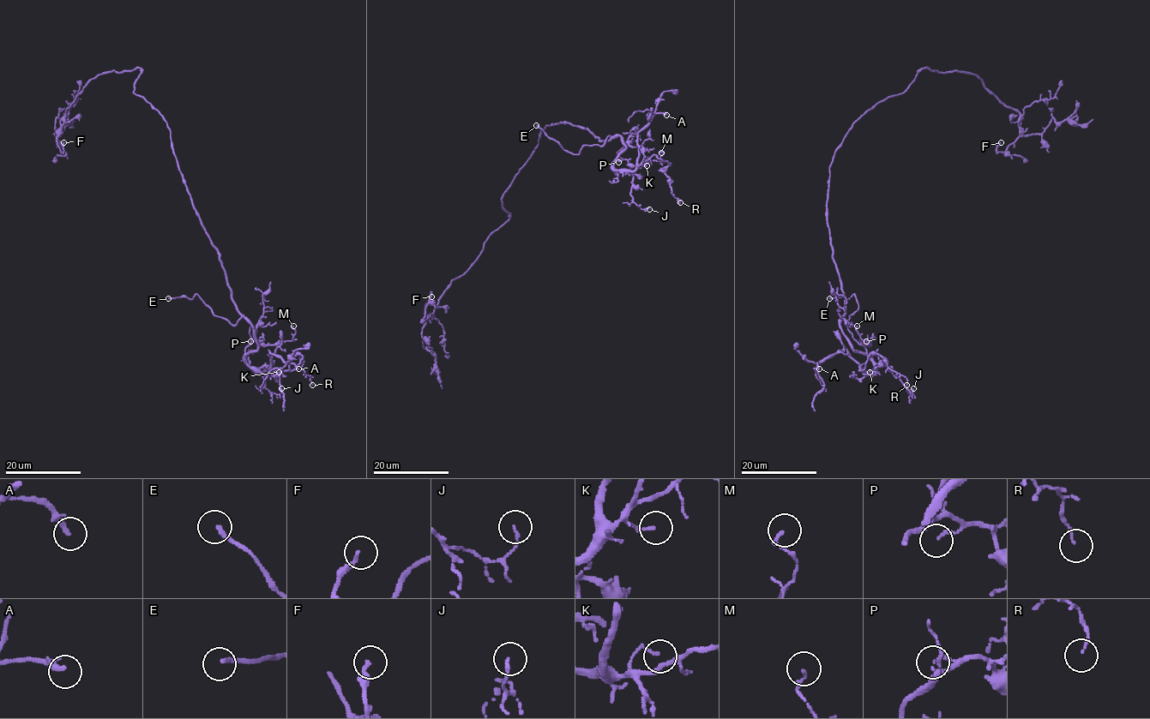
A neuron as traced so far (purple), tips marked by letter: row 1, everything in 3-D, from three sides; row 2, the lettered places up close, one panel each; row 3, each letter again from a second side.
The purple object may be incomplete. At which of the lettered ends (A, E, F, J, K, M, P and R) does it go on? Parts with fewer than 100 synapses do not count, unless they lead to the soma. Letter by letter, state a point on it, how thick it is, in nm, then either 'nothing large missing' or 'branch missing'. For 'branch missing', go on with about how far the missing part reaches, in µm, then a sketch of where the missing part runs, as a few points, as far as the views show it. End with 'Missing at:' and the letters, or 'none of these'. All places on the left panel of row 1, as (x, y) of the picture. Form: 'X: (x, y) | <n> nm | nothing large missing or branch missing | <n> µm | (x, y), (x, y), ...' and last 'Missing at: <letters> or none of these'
A: (298, 368) | 240 nm | nothing large missing
E: (168, 298) | 190 nm | branch missing | 3 µm
F: (63, 142) | 180 nm | nothing large missing
J: (281, 388) | 150 nm | nothing large missing
K: (279, 372) | 130 nm | nothing large missing
M: (293, 326) | 140 nm | nothing large missing
P: (250, 341) | 140 nm | nothing large missing
R: (312, 385) | 80 nm | nothing large missing
Missing at: E

